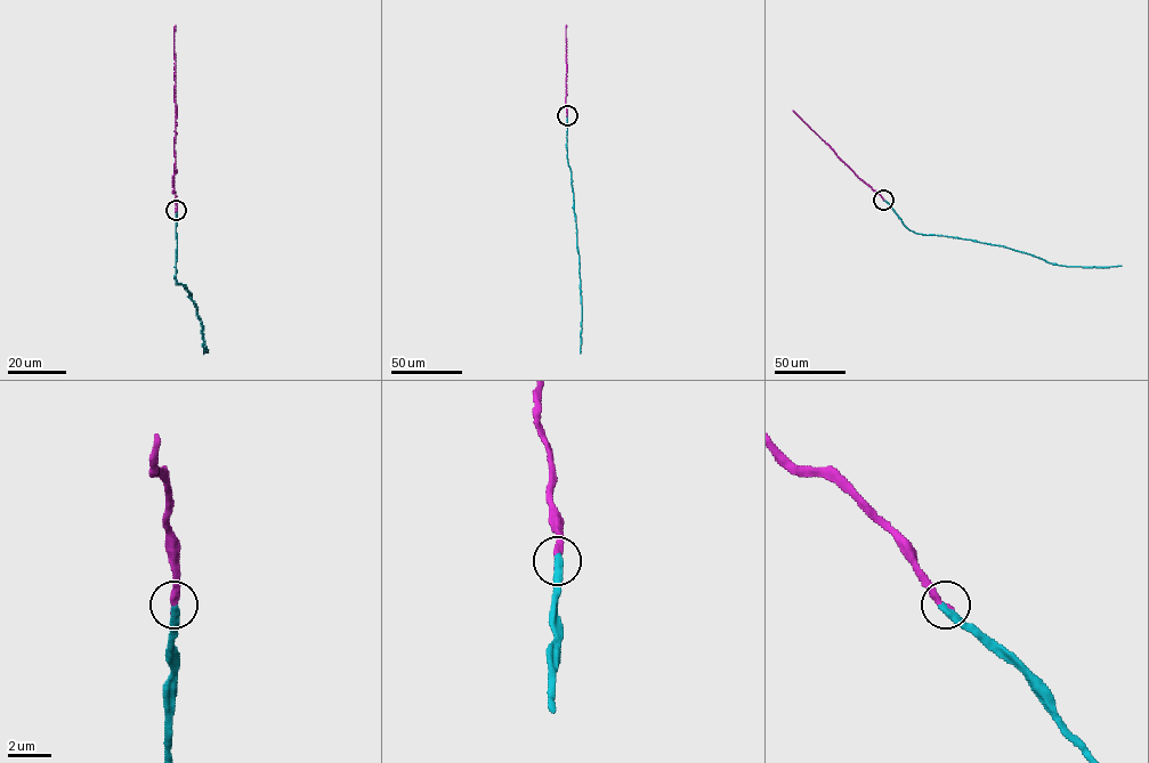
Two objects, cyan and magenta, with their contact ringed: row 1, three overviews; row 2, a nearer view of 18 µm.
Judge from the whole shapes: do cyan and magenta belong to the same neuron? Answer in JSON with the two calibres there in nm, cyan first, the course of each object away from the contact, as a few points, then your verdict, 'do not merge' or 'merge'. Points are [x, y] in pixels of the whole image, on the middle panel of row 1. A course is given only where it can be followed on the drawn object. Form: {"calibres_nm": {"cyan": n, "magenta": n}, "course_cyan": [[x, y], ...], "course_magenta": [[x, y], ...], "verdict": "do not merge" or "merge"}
{"calibres_nm": {"cyan": 360, "magenta": 320}, "course_cyan": [[567, 115], [567, 161], [579, 256], [580, 352]], "course_magenta": [[567, 115], [566, 24]], "verdict": "merge"}

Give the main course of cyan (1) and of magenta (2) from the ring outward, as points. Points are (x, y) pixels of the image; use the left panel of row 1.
1: (177, 210), (177, 282), (189, 292), (196, 308), (207, 351), (203, 348)
2: (177, 210), (176, 25)

